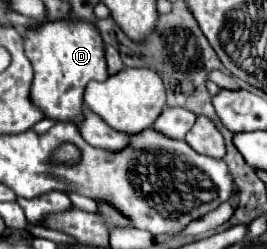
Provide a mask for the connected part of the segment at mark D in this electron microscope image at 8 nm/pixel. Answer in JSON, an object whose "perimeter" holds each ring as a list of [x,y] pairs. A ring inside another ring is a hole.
{"perimeter":[[[51,21],[37,27],[37,31],[25,31],[25,55],[33,65],[31,101],[43,111],[45,117],[55,123],[73,123],[81,127],[83,115],[83,91],[89,81],[105,81],[109,77],[103,41],[97,27],[89,21]]]}

